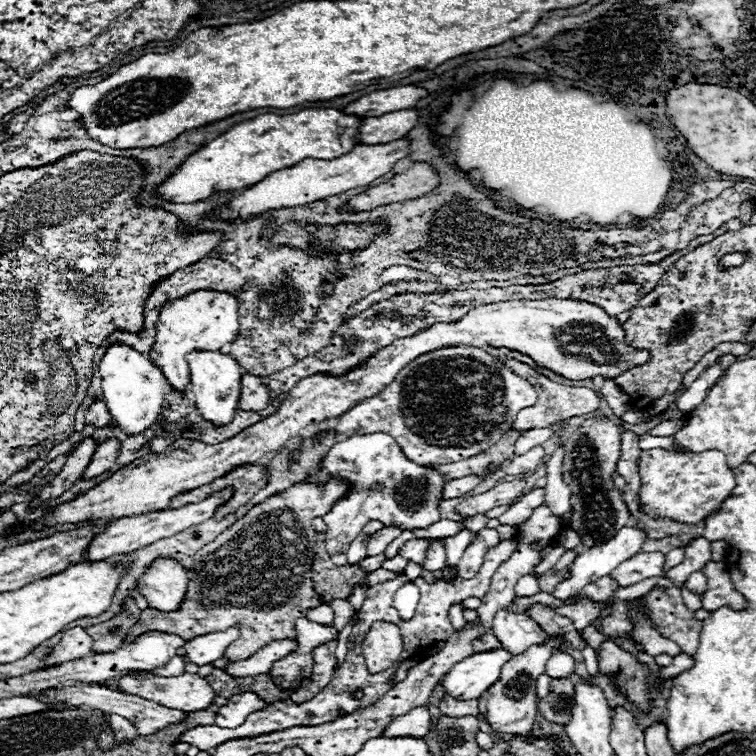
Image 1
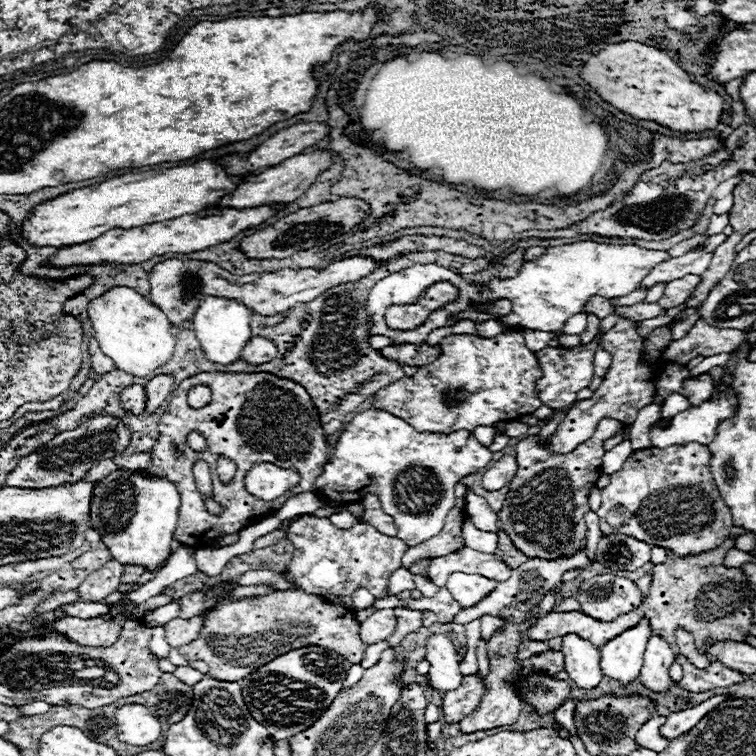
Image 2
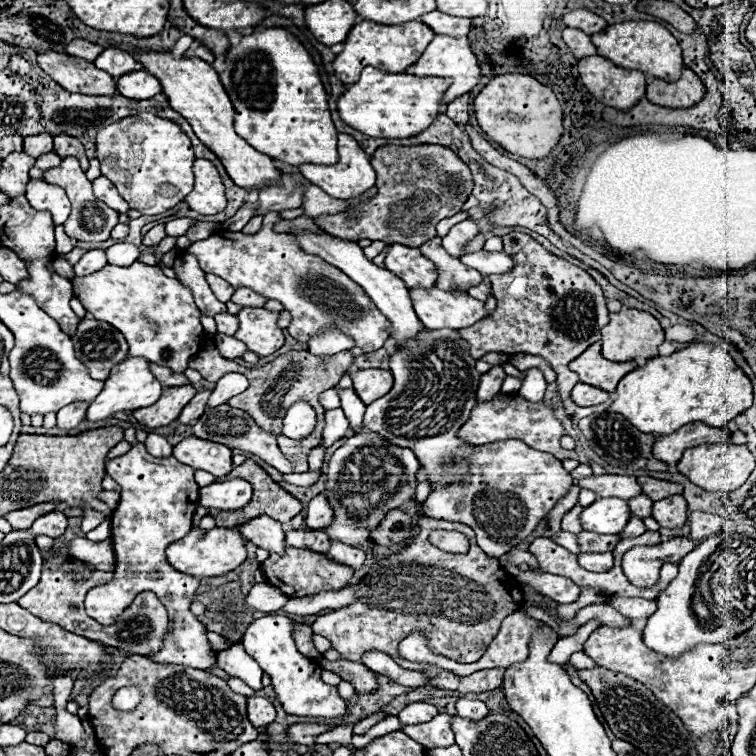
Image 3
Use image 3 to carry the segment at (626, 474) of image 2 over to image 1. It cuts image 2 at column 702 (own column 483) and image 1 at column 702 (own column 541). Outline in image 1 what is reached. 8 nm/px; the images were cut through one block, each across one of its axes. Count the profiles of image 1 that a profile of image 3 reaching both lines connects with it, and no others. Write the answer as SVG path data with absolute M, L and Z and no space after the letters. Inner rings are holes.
M662 448L644 450L638 460L638 470L642 478L638 490L642 512L650 518L670 518L682 524L704 522L712 512L720 510L720 504L730 496L732 488L736 488L726 456L718 450L688 454L676 454Z

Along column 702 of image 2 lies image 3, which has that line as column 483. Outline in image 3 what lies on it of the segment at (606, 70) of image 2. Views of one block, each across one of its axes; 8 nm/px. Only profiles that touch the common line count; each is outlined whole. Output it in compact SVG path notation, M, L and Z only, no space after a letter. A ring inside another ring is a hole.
M502 74L492 78L474 98L474 112L480 128L504 150L530 160L550 156L562 136L562 106L556 94L526 74Z

